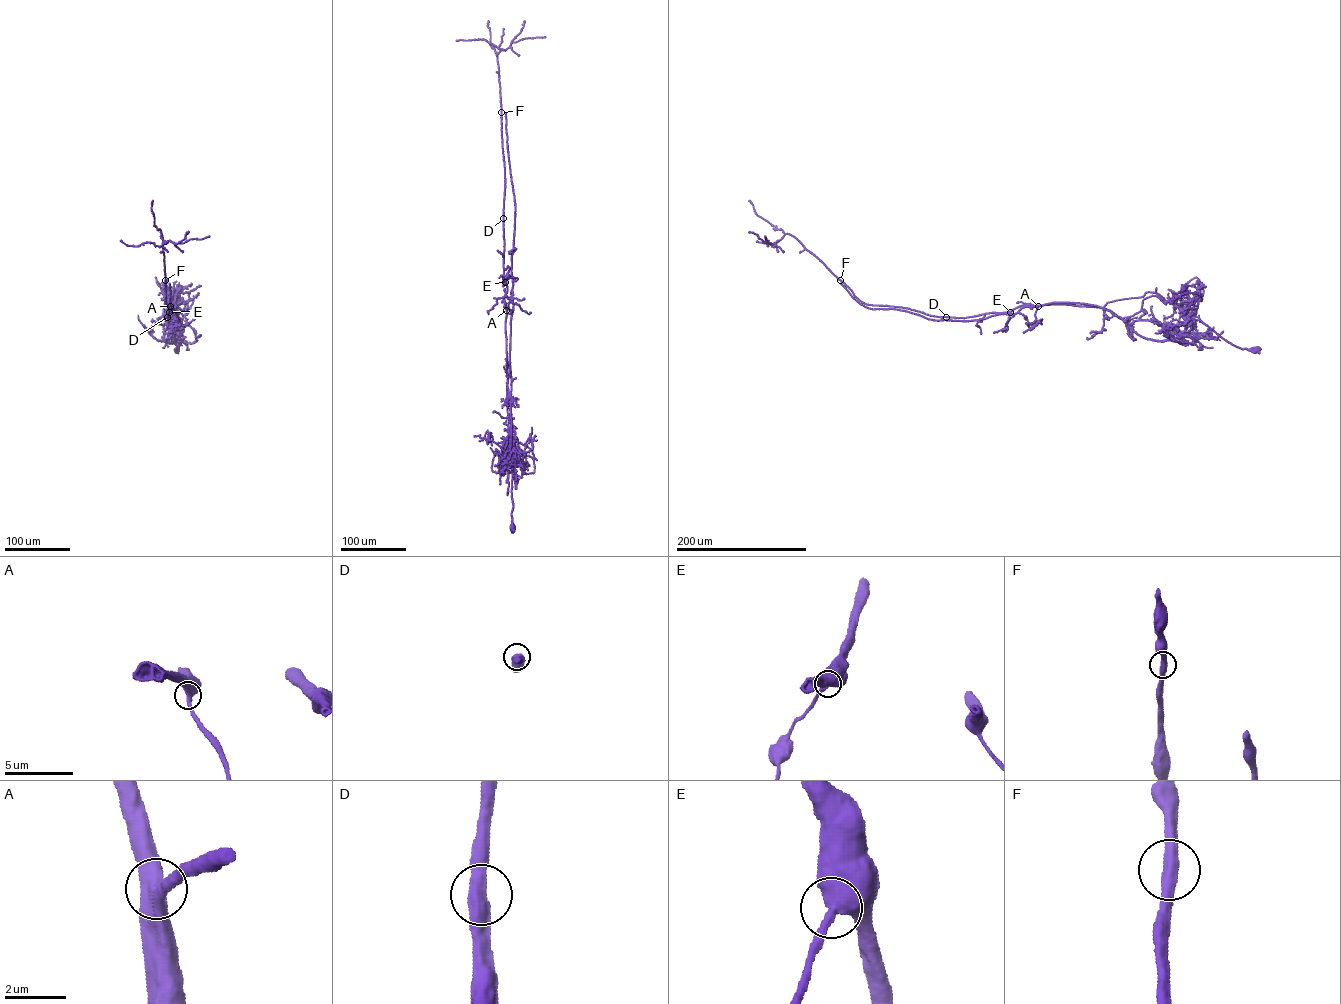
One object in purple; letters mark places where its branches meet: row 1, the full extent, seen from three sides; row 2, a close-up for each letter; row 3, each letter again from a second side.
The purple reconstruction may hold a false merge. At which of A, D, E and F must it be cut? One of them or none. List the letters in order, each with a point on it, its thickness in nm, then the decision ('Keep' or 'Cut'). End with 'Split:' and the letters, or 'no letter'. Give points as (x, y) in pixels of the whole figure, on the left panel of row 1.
A: Place: (170, 306). Thickness 550 nm. Keep
D: Place: (167, 317). Thickness 480 nm. Keep
E: Place: (169, 312). Thickness 480 nm. Keep
F: Place: (165, 280). Thickness 480 nm. Keep
Split: no letter

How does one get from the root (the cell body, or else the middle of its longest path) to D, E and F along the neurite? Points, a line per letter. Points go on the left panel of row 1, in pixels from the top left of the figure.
D: (176, 350), (176, 320), (175, 340), (170, 304), (167, 317)
E: (176, 350), (176, 320), (175, 340), (170, 304), (169, 312)
F: (176, 350), (176, 320), (175, 340), (170, 304), (167, 316), (165, 280)

